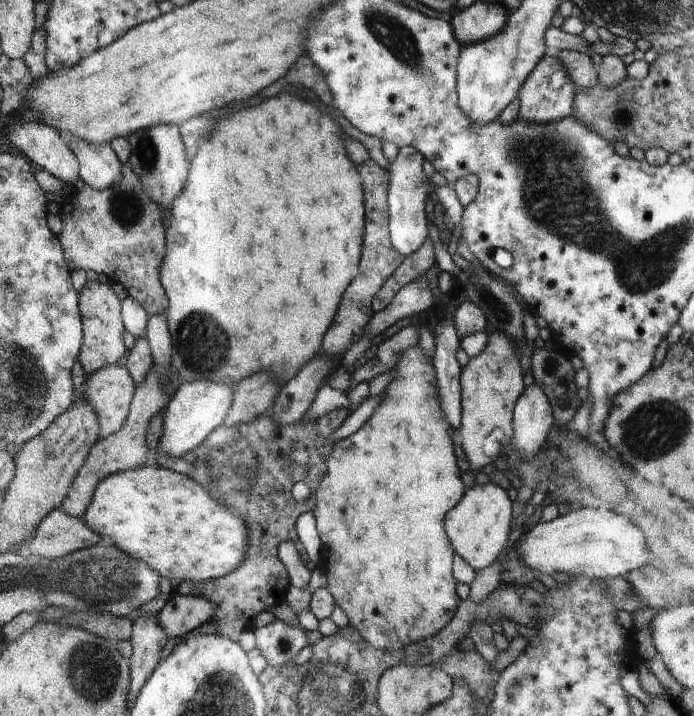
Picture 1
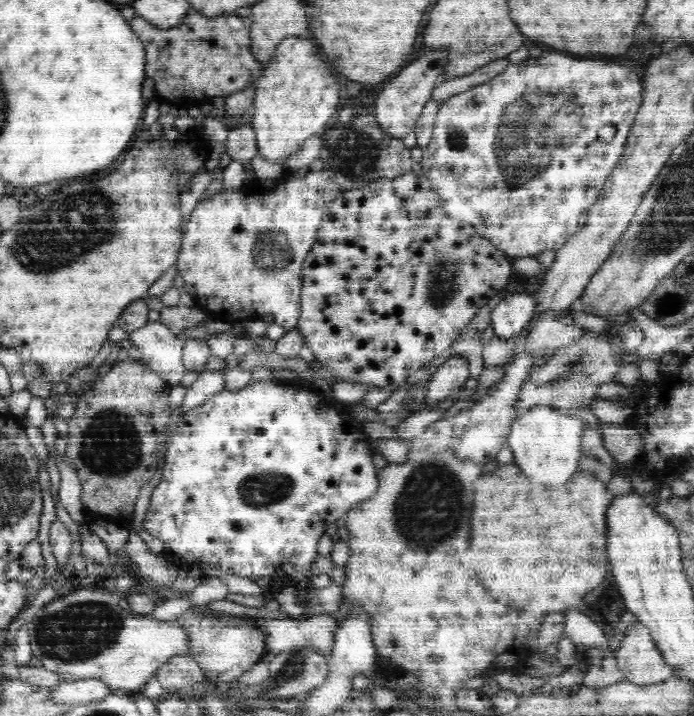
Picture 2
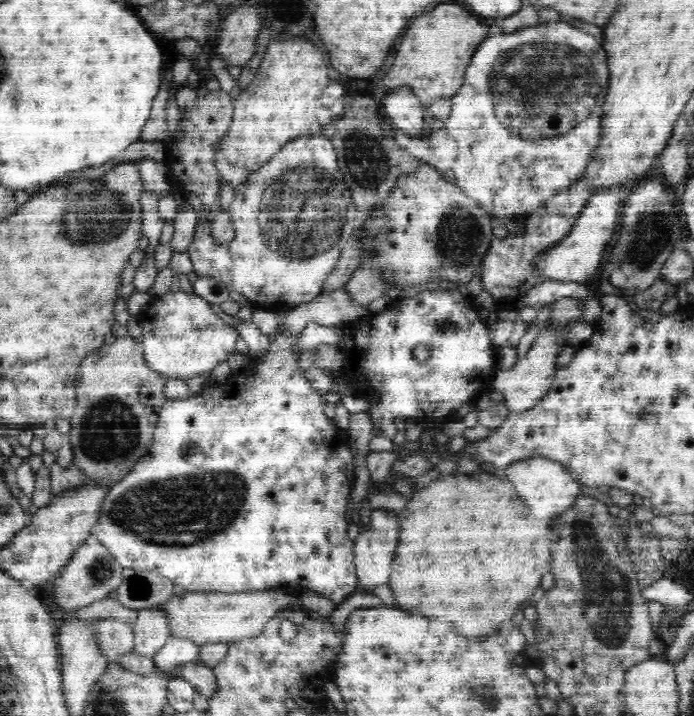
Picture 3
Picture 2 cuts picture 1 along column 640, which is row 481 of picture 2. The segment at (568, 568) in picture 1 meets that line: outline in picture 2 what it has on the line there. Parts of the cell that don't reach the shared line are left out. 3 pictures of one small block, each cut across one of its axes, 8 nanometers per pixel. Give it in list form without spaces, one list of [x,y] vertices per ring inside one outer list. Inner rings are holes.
[[[533,406],[517,417],[510,428],[507,444],[514,452],[514,462],[534,484],[552,488],[568,482],[570,476],[578,470],[583,455],[580,446],[586,423],[581,417],[568,415],[567,411],[551,406]]]

